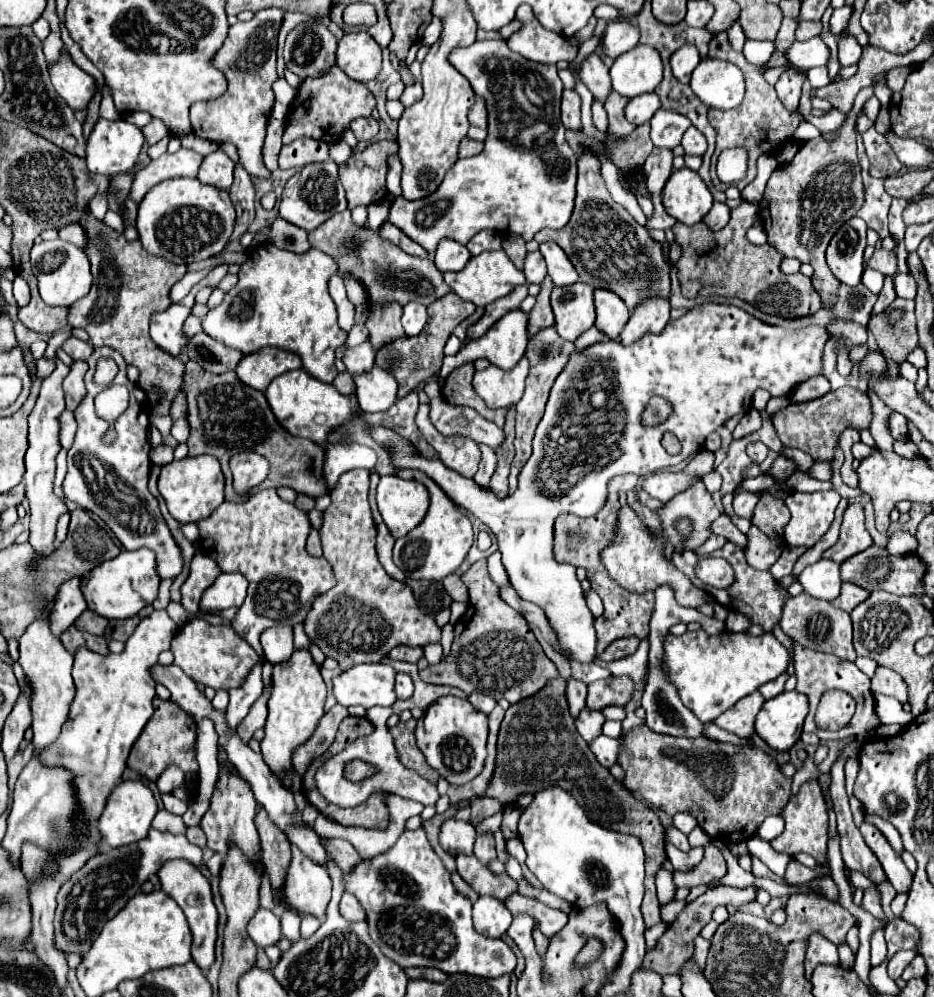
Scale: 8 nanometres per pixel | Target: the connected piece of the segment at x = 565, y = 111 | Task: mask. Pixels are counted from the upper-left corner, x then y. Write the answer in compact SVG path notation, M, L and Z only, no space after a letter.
M564 90L562 94L562 124L568 130L580 128L580 96L574 90Z

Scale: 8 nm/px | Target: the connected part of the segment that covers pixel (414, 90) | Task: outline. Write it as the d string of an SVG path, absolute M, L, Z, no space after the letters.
M412 84L412 86L406 86L400 102L408 108L408 106L412 106L414 102L418 102L420 98L422 98L422 86L420 86L420 84Z

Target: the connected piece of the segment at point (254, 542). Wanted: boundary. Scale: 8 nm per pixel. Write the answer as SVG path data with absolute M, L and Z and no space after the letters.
M254 452L236 454L230 460L230 468L236 490L248 494L246 502L224 502L214 510L212 516L198 522L198 528L200 546L204 546L204 552L212 556L224 572L240 572L248 580L248 596L232 618L232 628L258 652L260 660L258 666L250 670L246 682L240 688L228 690L230 704L226 708L226 718L228 724L236 728L236 724L248 714L250 706L264 690L262 664L266 660L260 646L260 634L272 626L296 626L304 622L308 614L308 602L312 606L314 598L330 590L336 582L326 558L314 558L306 552L306 538L310 532L308 514L298 510L294 504L280 500L280 496L272 490L254 492L268 476L266 458Z

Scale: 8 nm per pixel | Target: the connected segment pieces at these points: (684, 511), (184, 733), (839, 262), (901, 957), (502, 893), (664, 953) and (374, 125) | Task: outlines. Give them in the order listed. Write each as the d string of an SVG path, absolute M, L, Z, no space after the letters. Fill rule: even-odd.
M694 478L692 486L666 502L662 510L658 510L658 514L662 516L662 526L670 542L678 548L694 550L712 534L708 526L720 516L720 510L714 506L712 496L704 488L702 480ZM680 518L688 518L692 522L692 534L680 536L680 532L676 530L676 522Z
M154 700L154 714L144 726L140 738L136 740L130 756L128 756L128 768L134 772L146 776L148 780L156 780L166 766L178 764L184 772L196 772L198 762L194 756L194 740L196 740L196 722L172 700Z
M850 218L830 240L826 250L826 262L832 274L846 286L860 284L864 272L864 254L866 248L866 222L862 218Z
M900 950L900 952L896 952L896 954L890 958L890 962L888 962L888 976L890 976L892 980L898 980L898 978L902 976L904 968L914 960L916 954L918 954L918 952L914 952L914 950Z
M456 856L458 862L458 874L480 894L480 896L492 896L498 900L506 900L510 894L518 890L518 884L504 872L494 874L486 866L478 862L474 856Z
M718 886L718 888L710 888L704 894L700 894L692 904L688 904L682 914L666 928L666 932L662 934L662 938L658 940L658 944L644 956L642 968L644 970L654 970L660 976L666 974L678 974L682 964L690 960L692 952L694 952L694 938L700 934L700 930L712 920L712 912L716 906L734 906L740 908L752 900L756 900L756 886L748 886L748 888L732 888L732 886Z
M370 116L370 118L356 118L352 124L350 124L350 130L354 132L354 136L360 140L360 142L370 142L376 134L378 134L378 122Z

